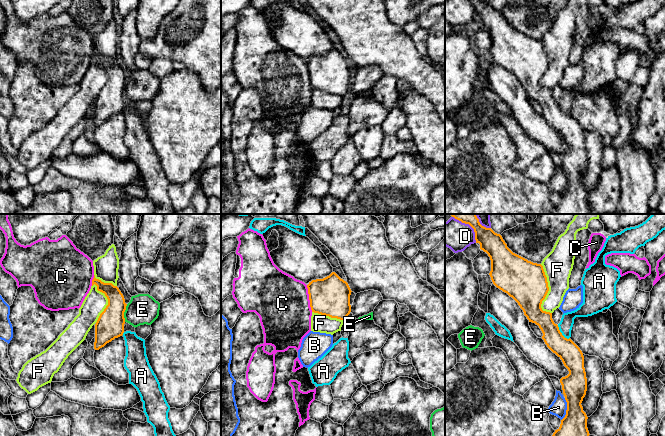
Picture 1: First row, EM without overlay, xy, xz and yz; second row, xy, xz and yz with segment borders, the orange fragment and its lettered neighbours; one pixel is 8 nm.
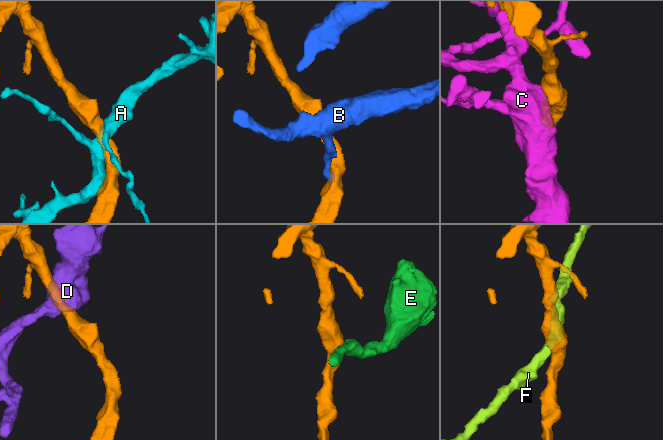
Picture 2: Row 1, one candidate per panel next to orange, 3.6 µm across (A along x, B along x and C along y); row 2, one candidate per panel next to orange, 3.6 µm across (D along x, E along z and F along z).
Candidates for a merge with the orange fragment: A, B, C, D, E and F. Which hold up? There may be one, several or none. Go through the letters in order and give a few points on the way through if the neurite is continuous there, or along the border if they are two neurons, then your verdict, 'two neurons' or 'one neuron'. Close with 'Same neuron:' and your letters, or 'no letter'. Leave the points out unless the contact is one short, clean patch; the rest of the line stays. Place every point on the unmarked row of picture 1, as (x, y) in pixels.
A: two neurons
B: border along yz (565, 174), (566, 190), (561, 196); two neurons
C: two neurons
D: two neurons
E: two neurons
F: two neurons
Same neuron: no letter

